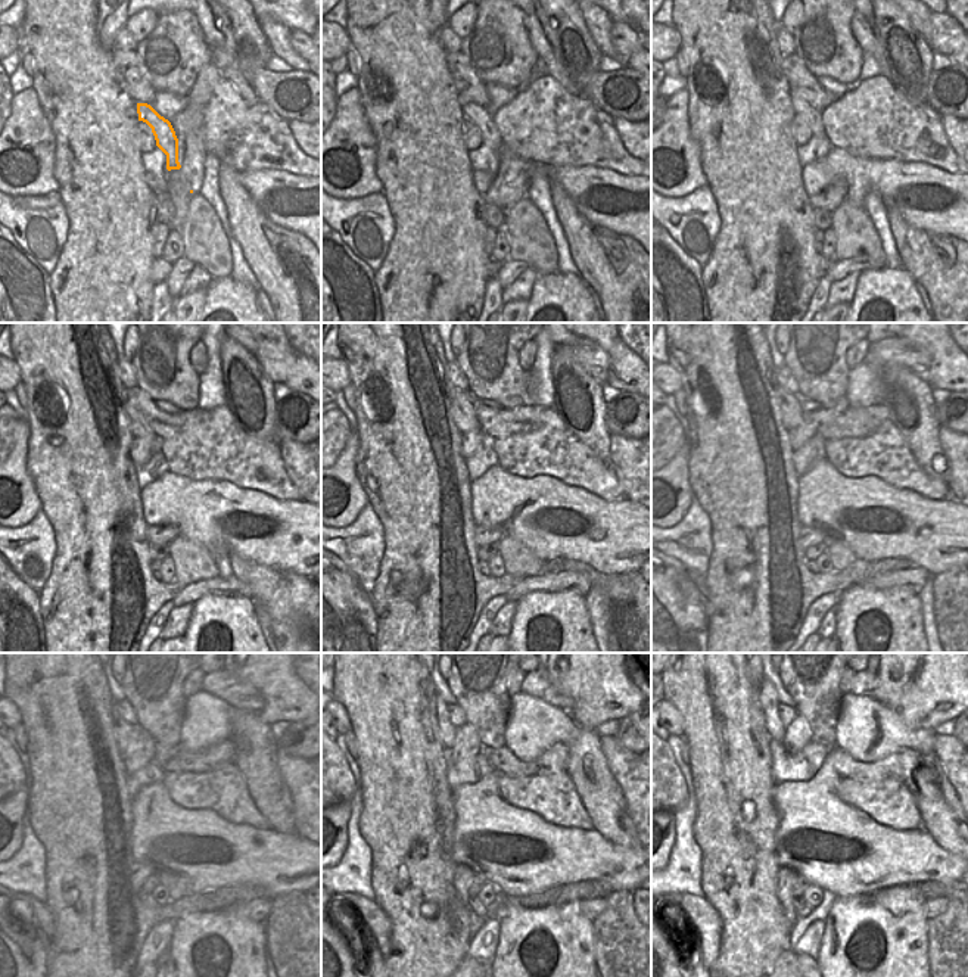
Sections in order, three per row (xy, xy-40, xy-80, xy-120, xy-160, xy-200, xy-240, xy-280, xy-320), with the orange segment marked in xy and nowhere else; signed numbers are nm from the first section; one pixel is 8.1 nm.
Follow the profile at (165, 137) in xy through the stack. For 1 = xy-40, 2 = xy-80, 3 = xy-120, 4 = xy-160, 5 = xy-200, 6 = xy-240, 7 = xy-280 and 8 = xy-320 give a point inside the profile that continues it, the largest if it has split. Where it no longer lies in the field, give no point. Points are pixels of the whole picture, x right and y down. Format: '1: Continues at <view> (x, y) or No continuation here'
1: Continues at xy-40 (479, 115)
2: Continues at xy-80 (812, 115)
3: Continues at xy-120 (137, 423)
4: Continues at xy-160 (464, 417)
5: Continues at xy-200 (791, 405)
6: Continues at xy-240 (124, 733)
7: Continues at xy-280 (447, 730)
8: Continues at xy-320 (766, 694)

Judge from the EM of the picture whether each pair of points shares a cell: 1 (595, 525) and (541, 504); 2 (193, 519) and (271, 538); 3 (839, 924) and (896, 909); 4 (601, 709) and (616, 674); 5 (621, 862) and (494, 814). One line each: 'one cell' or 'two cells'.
1: one cell
2: one cell
3: one cell
4: one cell
5: one cell

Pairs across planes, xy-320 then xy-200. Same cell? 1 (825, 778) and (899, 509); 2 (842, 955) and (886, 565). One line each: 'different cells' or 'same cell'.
1: same cell
2: different cells

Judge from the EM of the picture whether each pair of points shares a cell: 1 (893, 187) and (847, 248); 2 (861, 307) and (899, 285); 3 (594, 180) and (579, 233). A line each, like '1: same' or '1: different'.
1: different
2: same
3: different

